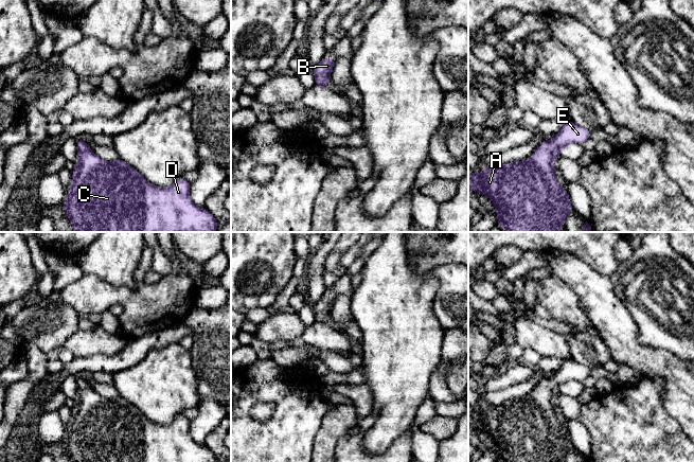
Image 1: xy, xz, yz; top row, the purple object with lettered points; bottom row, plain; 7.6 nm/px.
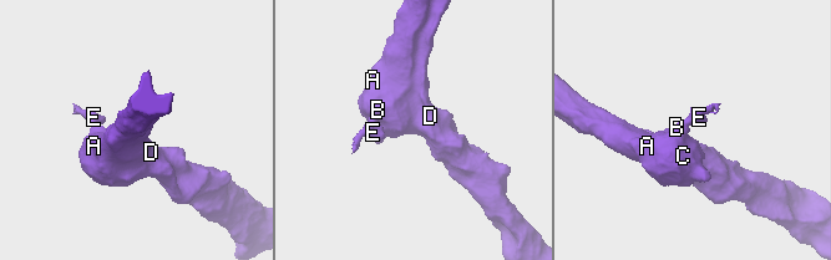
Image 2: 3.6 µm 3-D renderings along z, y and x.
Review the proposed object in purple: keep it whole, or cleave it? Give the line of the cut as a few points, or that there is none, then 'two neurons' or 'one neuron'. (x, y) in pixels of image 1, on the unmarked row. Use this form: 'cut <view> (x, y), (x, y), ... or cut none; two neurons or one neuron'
cut none; one neuron

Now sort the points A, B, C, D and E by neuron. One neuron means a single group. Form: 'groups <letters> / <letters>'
groups A B C D E

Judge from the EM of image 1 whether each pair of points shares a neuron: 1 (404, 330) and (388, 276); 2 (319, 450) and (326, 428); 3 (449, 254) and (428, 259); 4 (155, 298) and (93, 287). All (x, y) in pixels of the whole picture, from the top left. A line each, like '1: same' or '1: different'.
1: same
2: same
3: same
4: same

